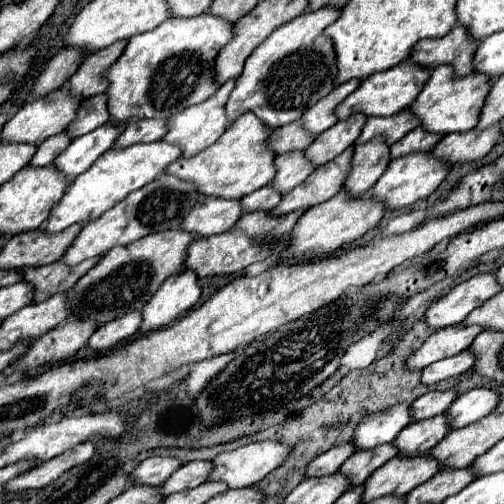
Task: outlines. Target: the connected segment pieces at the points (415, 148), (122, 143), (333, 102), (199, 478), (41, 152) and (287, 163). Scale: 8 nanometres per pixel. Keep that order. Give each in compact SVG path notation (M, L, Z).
M414 128L412 132L408 132L400 142L392 144L390 150L392 150L392 160L396 158L402 158L402 156L408 156L412 152L428 152L432 148L432 144L436 144L440 140L440 136L434 136L434 134L428 134L424 132L422 128Z
M134 120L120 132L112 148L120 150L142 142L156 142L162 140L164 134L166 134L166 120Z
M348 80L346 84L342 86L336 86L328 96L324 96L318 104L314 104L312 108L308 108L302 116L302 126L306 132L310 132L312 136L318 136L322 134L324 130L328 130L334 122L336 122L336 116L334 116L334 108L348 96L352 94L356 88L358 88L360 80Z
M190 462L186 466L178 468L170 476L170 480L162 482L160 494L168 496L168 494L174 494L174 492L196 488L196 486L200 486L200 484L206 482L210 470L212 470L212 462Z
M56 134L56 136L50 136L46 138L38 148L36 148L36 154L32 156L30 160L30 166L34 168L42 168L42 166L48 166L50 162L54 162L54 158L70 144L70 138L64 134Z
M298 150L276 156L274 168L276 168L276 174L270 186L280 194L288 194L292 188L302 184L314 170L312 164L304 158L304 152L298 152Z

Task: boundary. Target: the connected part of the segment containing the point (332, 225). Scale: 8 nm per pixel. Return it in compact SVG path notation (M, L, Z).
M338 192L334 198L326 200L324 204L318 204L302 214L302 218L296 222L288 252L292 262L308 262L314 258L324 258L336 252L338 248L352 244L354 240L362 238L368 230L372 230L384 216L382 204L368 200L368 198L356 198L356 200L346 200L346 192Z

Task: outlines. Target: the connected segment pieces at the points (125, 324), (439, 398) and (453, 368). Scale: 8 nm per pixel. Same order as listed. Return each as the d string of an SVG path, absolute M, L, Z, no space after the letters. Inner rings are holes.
M128 312L126 316L118 318L118 320L112 320L110 324L104 324L100 326L88 340L88 348L96 354L102 354L106 350L112 350L116 348L120 342L128 340L130 336L134 336L140 328L140 322L142 322L142 316L140 312Z
M428 392L428 394L420 396L420 398L416 398L410 404L412 422L426 420L426 418L432 418L432 416L442 414L452 404L454 398L456 398L454 392Z
M464 350L464 352L456 354L456 356L450 356L450 358L446 358L446 360L438 360L438 362L434 362L434 364L426 366L426 368L422 370L420 382L422 382L424 386L430 386L430 384L436 384L436 382L446 380L446 378L460 376L460 374L464 374L466 370L470 370L472 364L474 364L474 356L472 356L468 350Z

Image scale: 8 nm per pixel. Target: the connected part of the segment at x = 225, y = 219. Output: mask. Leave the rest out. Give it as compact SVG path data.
M204 198L182 220L180 230L196 234L198 238L208 238L230 230L240 216L242 216L240 200Z

